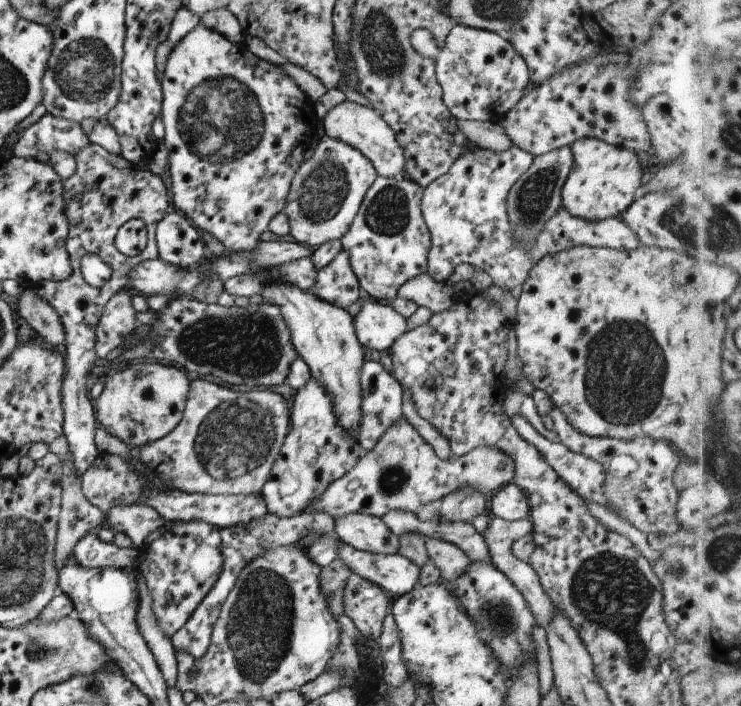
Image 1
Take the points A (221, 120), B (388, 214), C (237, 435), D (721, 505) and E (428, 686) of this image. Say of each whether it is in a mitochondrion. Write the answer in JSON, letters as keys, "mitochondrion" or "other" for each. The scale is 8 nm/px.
{"A":"mitochondrion","B":"mitochondrion","C":"mitochondrion","D":"other","E":"other"}

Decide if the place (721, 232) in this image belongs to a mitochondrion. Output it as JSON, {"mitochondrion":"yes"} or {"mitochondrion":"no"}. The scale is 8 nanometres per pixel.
{"mitochondrion":"yes"}

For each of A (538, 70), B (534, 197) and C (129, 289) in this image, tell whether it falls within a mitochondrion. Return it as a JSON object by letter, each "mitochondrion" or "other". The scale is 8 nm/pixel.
{"A":"other","B":"mitochondrion","C":"other"}

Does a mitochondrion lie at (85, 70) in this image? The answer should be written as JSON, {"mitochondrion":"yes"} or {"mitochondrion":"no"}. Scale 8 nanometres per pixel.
{"mitochondrion":"yes"}

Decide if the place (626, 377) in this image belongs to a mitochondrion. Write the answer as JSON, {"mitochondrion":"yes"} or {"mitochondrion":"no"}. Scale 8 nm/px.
{"mitochondrion":"yes"}

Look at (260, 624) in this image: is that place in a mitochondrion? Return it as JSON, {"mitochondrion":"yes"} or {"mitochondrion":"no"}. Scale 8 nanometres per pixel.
{"mitochondrion":"yes"}

